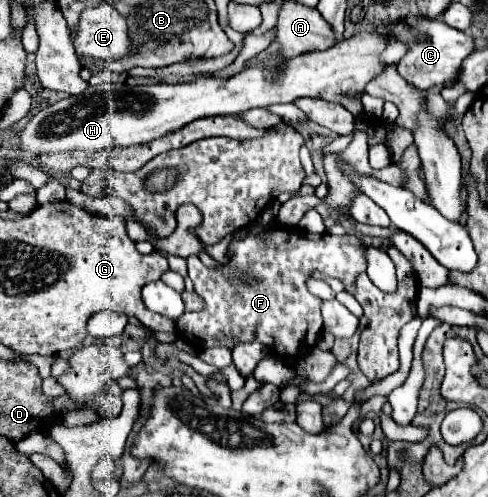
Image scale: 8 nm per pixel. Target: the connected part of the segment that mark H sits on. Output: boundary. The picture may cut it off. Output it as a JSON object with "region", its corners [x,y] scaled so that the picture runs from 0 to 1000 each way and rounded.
{"region":[[[779,62],[734,66],[717,78],[697,82],[676,103],[635,107],[635,111],[615,111],[615,115],[590,119],[574,135],[570,167],[545,167],[537,143],[504,139],[463,163],[422,155],[422,159],[406,159],[398,167],[365,167],[365,171],[295,175],[295,171],[230,167],[230,171],[180,175],[168,191],[123,199],[123,203],[98,211],[94,219],[78,223],[41,264],[41,300],[78,316],[90,308],[102,312],[102,308],[131,308],[131,304],[213,304],[213,300],[230,300],[230,296],[266,296],[266,292],[303,288],[332,272],[365,264],[369,256],[385,252],[398,239],[439,235],[439,231],[492,231],[520,215],[553,215],[561,207],[598,207],[611,195],[648,195],[648,199],[689,203],[689,207],[701,207],[709,219],[717,219],[734,235],[734,231],[742,231],[742,211],[725,207],[725,199],[717,207],[709,207],[705,199],[693,199],[693,191],[725,191],[725,183],[746,183],[746,175],[791,139],[791,127],[779,123],[775,111],[791,99],[795,87],[799,87],[799,74],[791,66],[779,66]]]}

